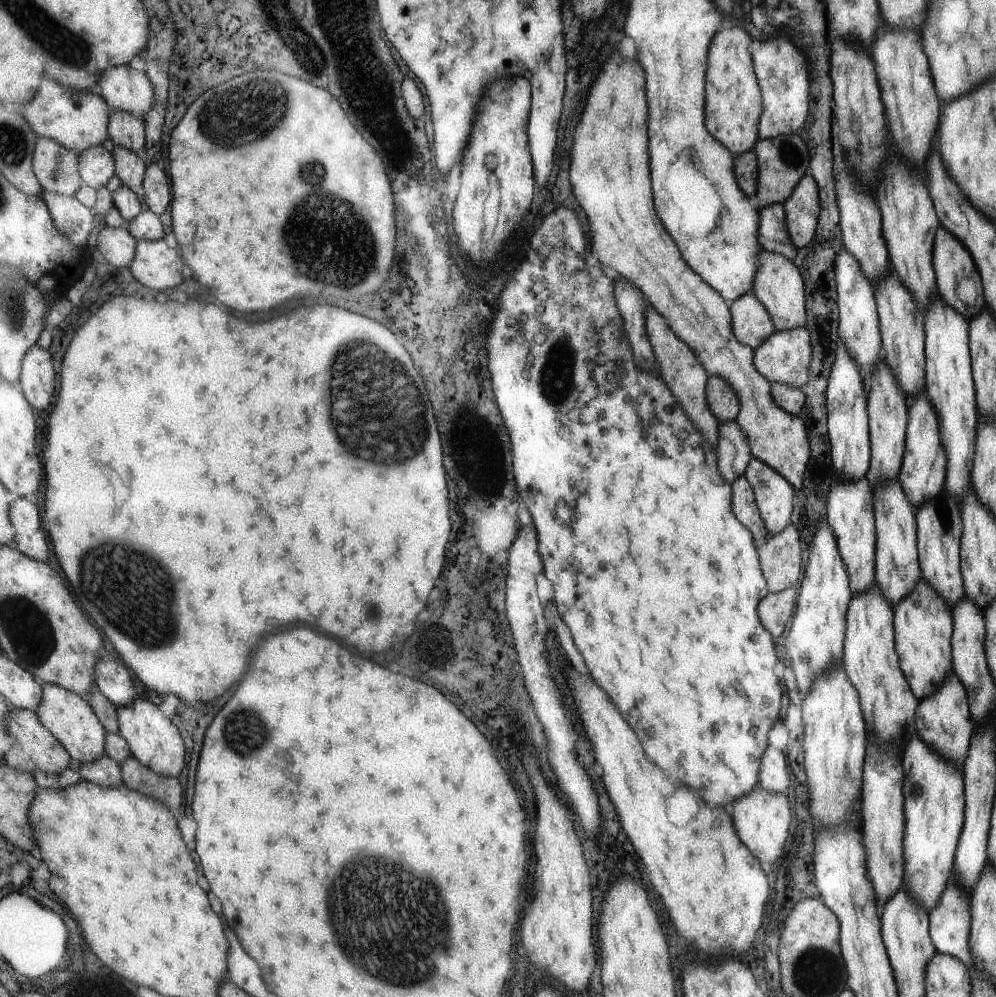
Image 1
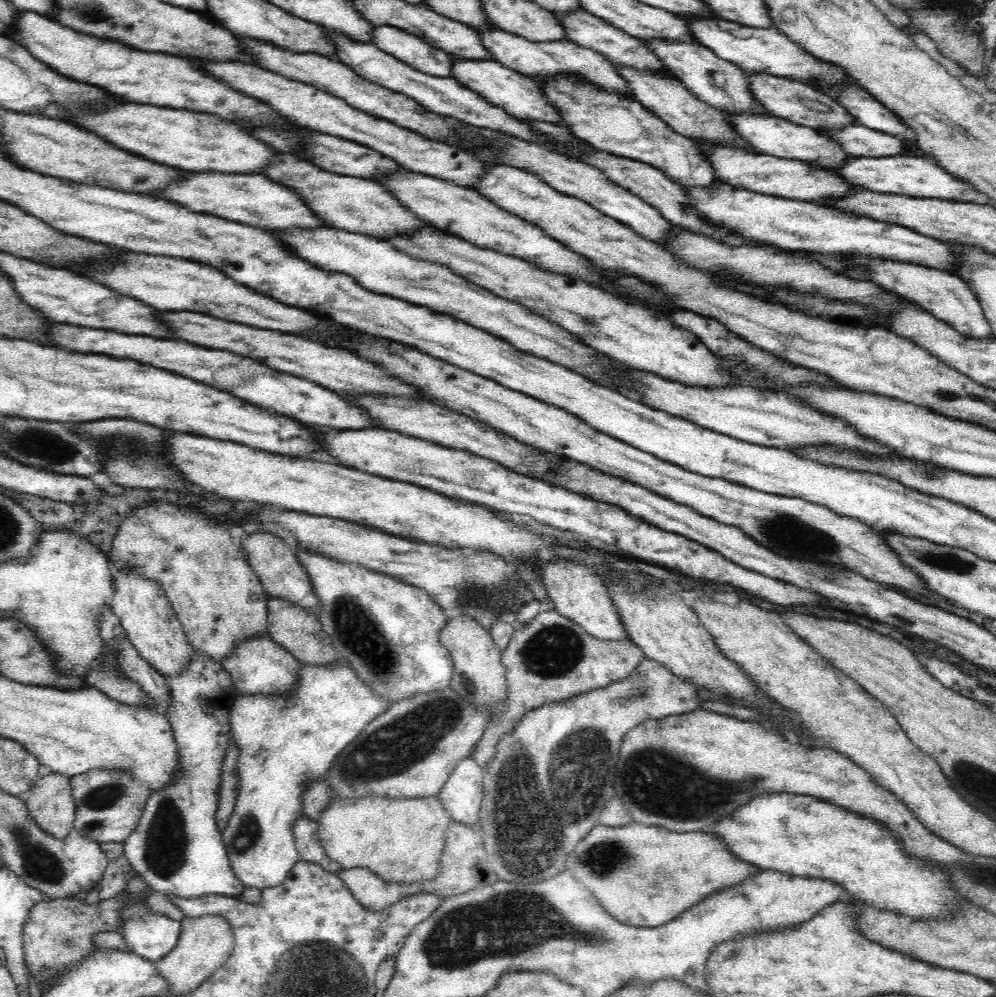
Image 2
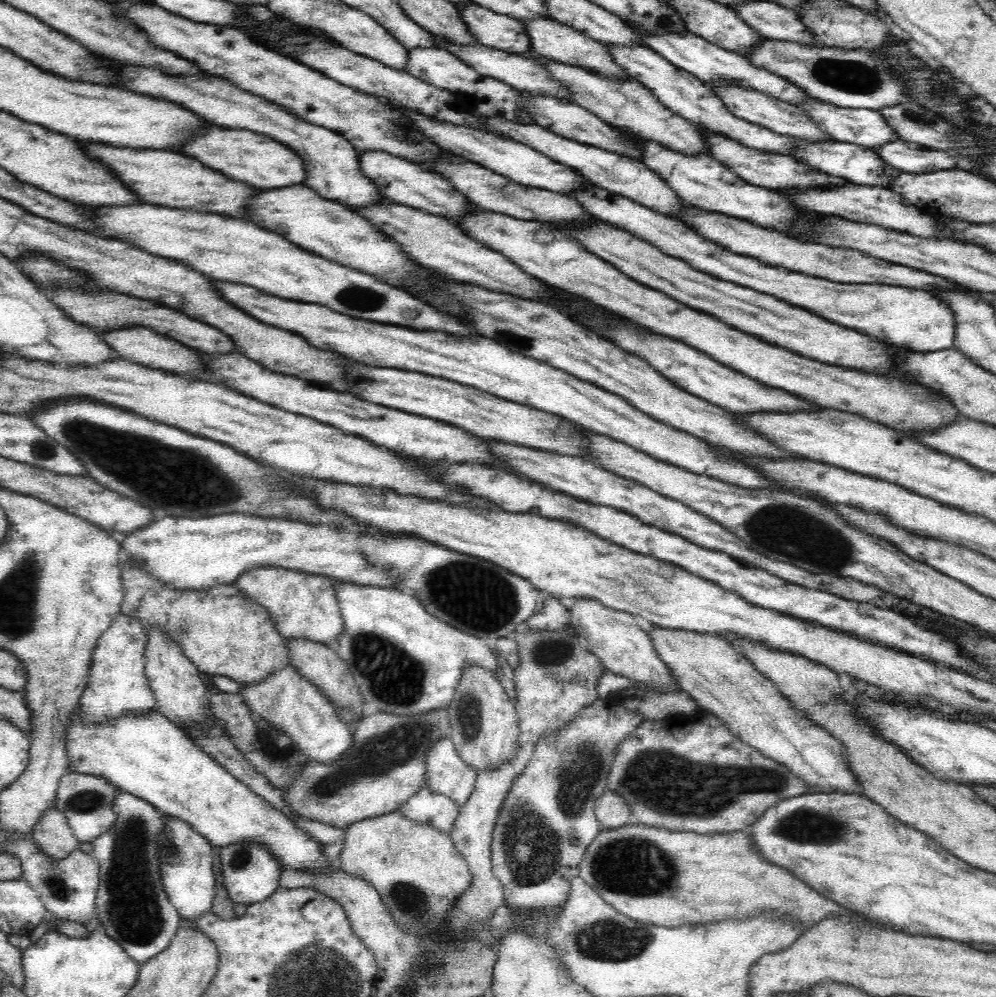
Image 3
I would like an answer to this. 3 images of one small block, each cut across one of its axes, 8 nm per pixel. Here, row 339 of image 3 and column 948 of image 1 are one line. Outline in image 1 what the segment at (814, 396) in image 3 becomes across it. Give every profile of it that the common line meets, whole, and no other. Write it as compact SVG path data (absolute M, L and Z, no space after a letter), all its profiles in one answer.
M951 673L946 682L943 682L931 697L924 700L919 699L919 708L915 711L917 717L915 726L918 730L918 736L937 750L941 755L948 756L950 762L963 770L964 762L967 761L968 753L971 750L972 732L974 732L974 722L972 722L970 695L967 693L967 687L960 682L956 673Z

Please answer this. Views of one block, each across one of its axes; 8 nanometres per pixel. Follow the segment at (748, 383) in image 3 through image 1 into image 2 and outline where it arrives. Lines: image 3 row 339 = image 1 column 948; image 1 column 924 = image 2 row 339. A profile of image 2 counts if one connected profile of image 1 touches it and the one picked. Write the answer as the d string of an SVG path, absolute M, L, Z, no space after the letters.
M431 225L419 227L411 234L394 234L384 240L390 241L394 249L411 257L446 266L459 277L481 286L482 289L488 290L497 297L524 305L530 311L578 336L584 344L608 355L617 363L624 363L636 370L649 371L662 378L673 379L674 382L684 382L686 386L736 387L736 383L731 384L730 373L726 373L718 365L716 356L698 340L697 336L694 336L685 327L677 326L676 322L672 322L664 314L659 314L657 310L644 308L640 304L630 304L630 302L606 293L580 278L553 273L553 271L537 266L537 263L527 262L523 258L500 254L496 250L490 250L489 247L474 246L472 242L466 242L464 238L458 238L457 235L449 234Z

